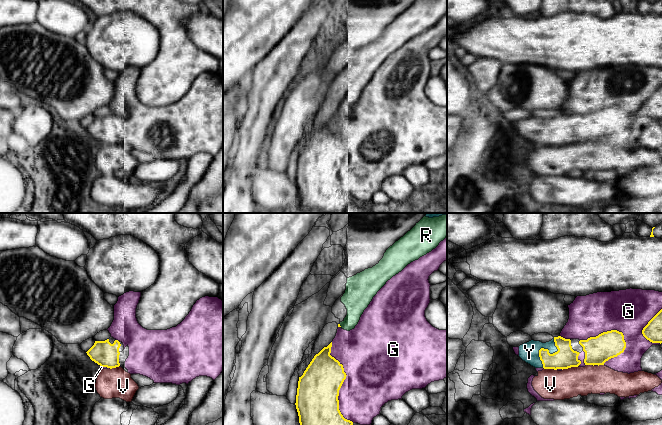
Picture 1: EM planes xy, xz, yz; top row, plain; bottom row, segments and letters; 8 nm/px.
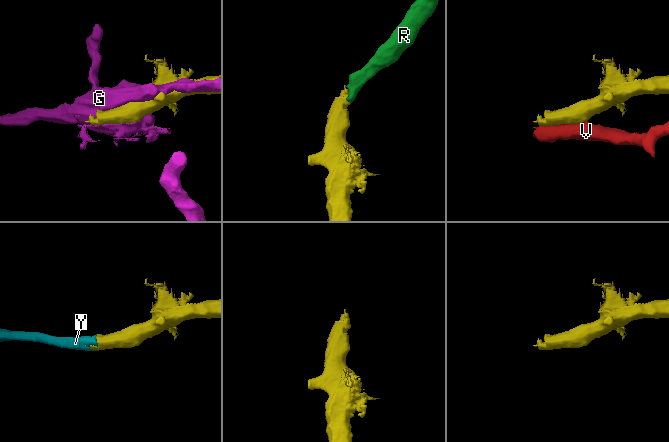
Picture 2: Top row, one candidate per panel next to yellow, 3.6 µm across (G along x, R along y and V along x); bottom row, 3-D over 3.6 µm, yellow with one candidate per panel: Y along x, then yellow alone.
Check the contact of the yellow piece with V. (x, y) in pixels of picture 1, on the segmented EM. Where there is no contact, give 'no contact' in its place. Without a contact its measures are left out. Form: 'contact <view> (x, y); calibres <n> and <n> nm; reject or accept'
contact yz (570, 367); calibres 170 and 240 nm; reject

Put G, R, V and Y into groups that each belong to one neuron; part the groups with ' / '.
G / R / V Y

